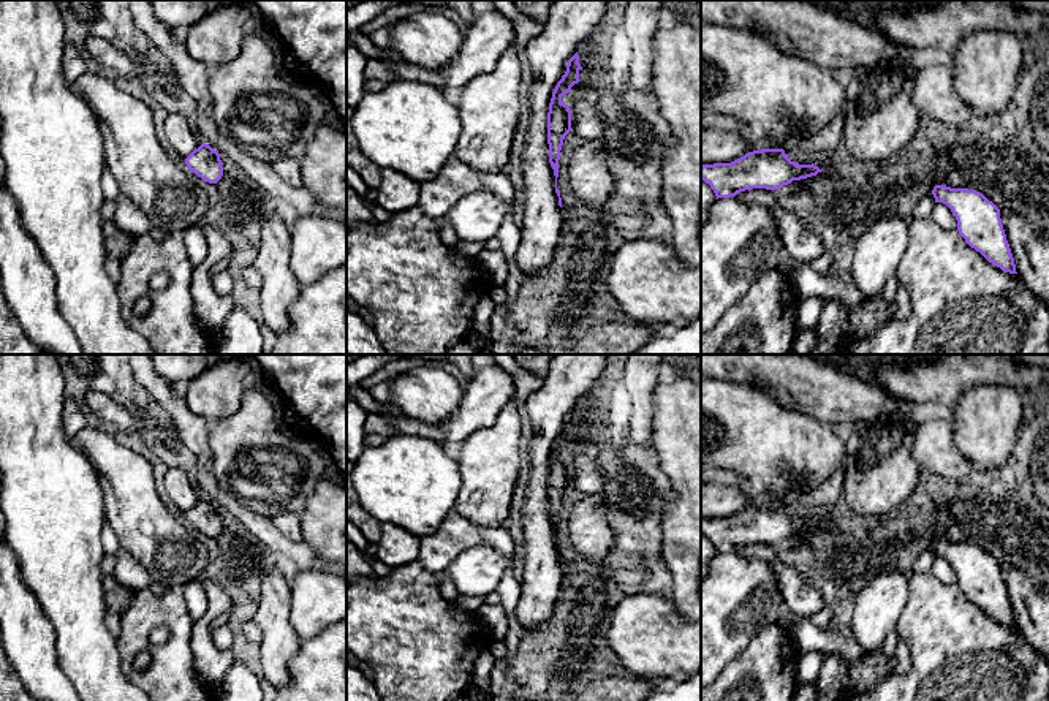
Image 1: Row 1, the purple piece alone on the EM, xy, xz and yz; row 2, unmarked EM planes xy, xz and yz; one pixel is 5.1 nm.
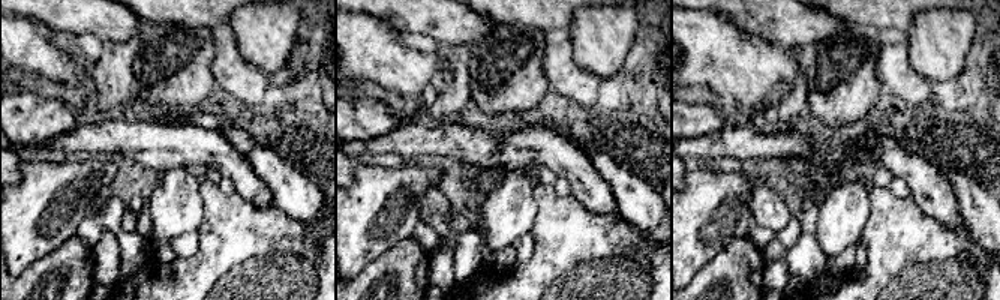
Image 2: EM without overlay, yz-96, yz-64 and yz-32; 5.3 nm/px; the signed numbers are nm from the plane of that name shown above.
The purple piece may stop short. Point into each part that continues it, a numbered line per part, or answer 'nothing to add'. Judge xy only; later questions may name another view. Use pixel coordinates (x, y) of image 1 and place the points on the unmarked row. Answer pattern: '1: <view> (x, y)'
1: xy (181, 491)

